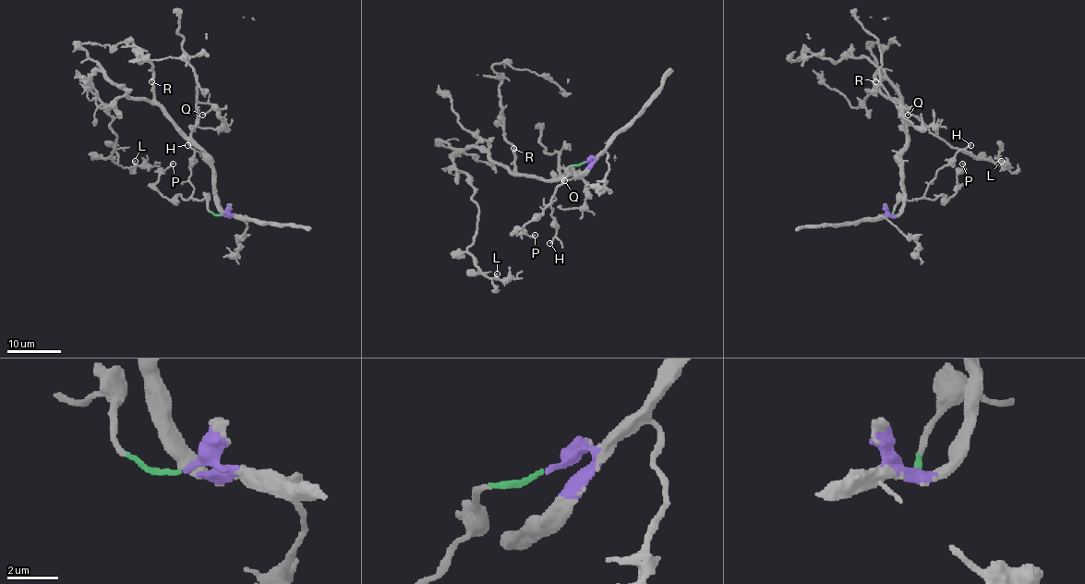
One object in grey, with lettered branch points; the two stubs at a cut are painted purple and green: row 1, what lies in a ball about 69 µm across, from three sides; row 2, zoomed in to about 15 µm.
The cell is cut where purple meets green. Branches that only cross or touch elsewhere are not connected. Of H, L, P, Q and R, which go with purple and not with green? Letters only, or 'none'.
L, Q, R

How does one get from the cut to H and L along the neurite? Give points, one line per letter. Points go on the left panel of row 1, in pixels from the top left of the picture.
H: (221, 215), (210, 212), (206, 200), (191, 197), (194, 188), (188, 167), (194, 151), (187, 144)
L: (223, 215), (202, 151), (155, 104), (97, 71), (91, 85), (116, 134), (106, 159), (136, 161)

